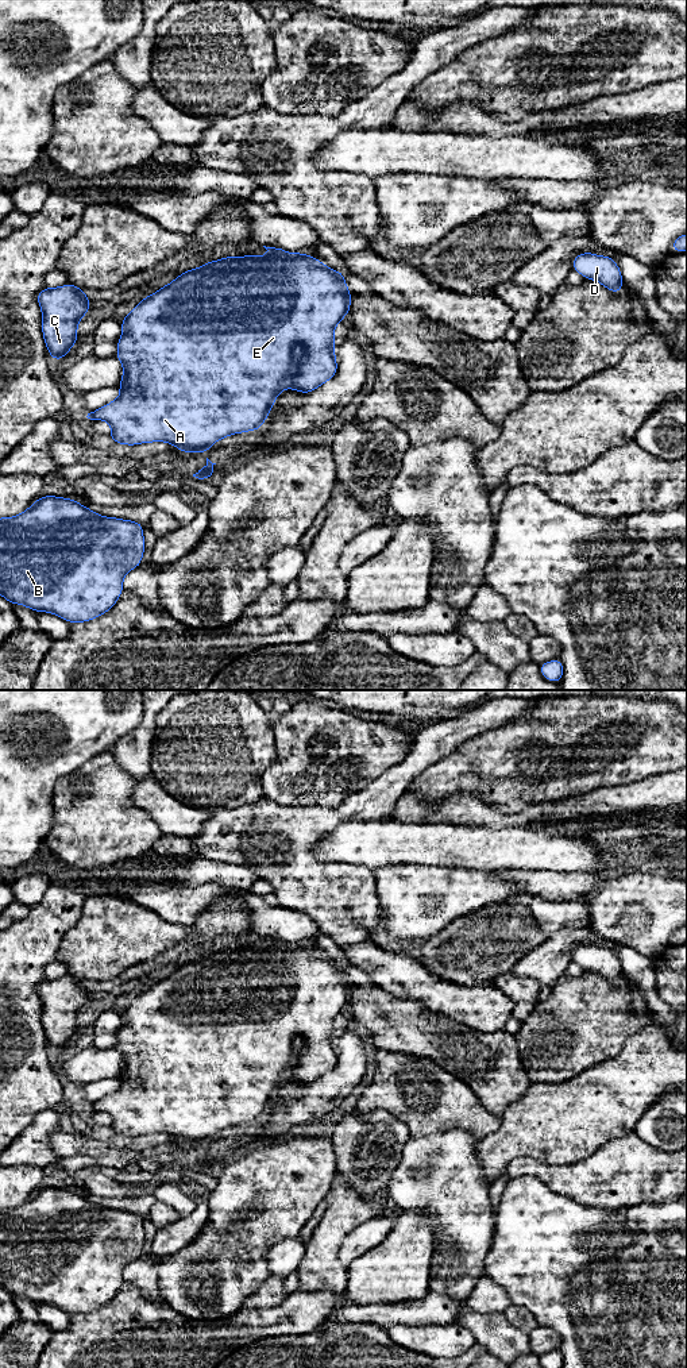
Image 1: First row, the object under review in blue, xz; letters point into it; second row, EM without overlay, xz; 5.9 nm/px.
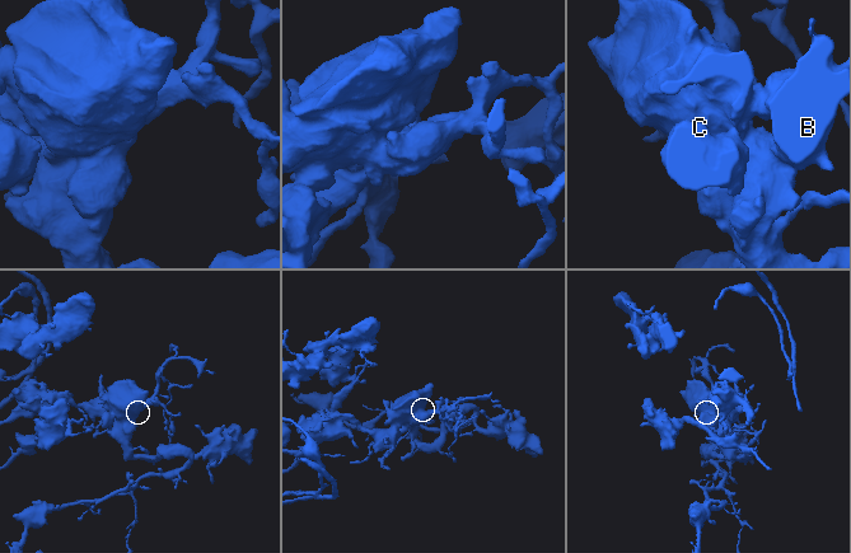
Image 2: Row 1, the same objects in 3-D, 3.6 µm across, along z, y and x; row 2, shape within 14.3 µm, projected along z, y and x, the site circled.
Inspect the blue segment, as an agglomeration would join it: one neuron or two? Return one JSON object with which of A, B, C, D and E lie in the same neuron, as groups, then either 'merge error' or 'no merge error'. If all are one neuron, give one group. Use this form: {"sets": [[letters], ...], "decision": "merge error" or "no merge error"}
{"sets": [["A", "B", "C", "D", "E"]], "decision": "no merge error"}

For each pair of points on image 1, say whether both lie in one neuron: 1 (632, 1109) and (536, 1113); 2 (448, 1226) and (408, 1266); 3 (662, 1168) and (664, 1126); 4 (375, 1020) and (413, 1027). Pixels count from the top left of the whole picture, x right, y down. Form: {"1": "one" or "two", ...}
{"1": "one", "2": "two", "3": "two", "4": "one"}

